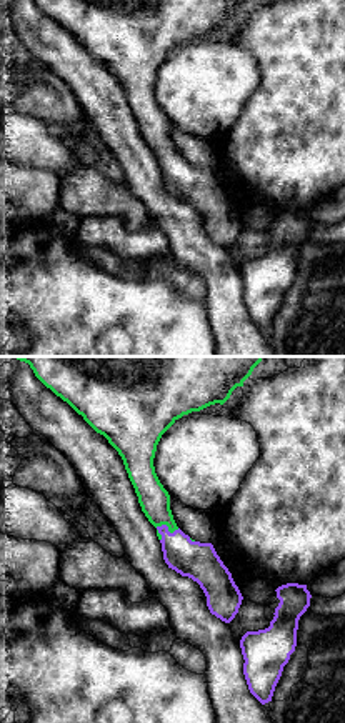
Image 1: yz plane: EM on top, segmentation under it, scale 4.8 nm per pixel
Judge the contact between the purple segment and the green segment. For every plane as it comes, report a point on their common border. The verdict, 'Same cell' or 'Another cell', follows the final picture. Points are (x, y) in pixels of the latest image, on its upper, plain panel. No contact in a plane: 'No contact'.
Touches purple at (167, 155)

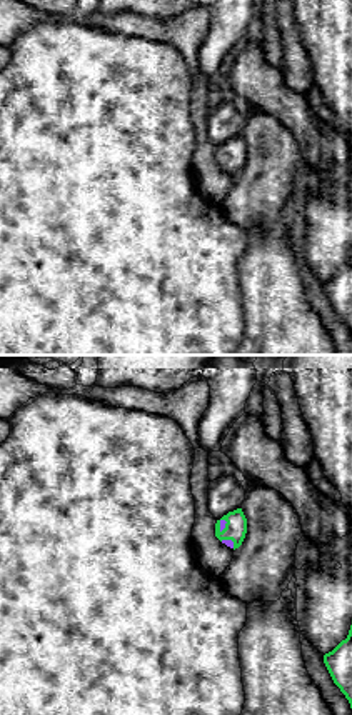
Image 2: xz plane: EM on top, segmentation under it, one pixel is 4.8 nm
Touches purple at (221, 152)

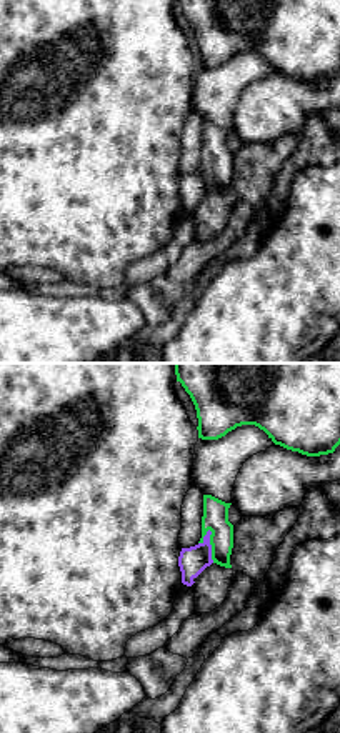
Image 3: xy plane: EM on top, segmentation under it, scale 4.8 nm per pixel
Touches purple at (210, 172)

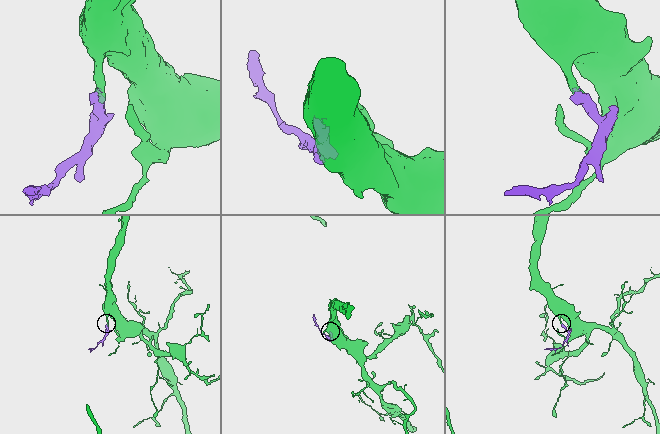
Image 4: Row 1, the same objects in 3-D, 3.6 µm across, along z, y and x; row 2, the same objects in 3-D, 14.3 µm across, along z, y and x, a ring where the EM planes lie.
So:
Same cell

